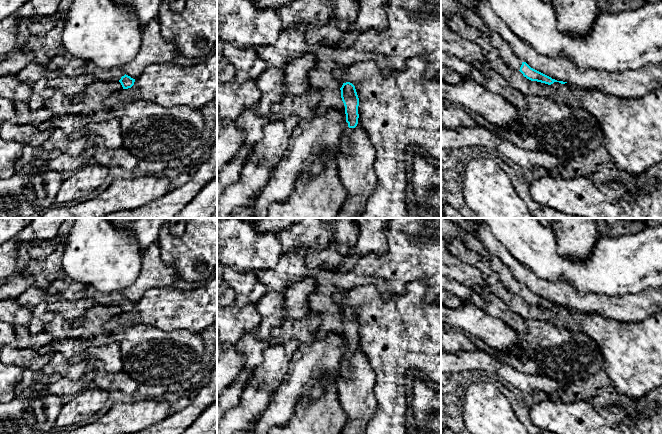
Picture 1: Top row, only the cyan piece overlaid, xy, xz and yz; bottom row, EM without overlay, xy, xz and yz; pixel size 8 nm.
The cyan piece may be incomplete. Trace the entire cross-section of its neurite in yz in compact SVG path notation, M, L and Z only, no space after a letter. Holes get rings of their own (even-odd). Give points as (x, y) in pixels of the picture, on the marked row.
M441 0L441 14L446 18L452 15L460 15L470 26L475 27L490 38L490 44L496 48L503 60L514 70L520 71L524 77L531 81L537 81L548 85L554 82L565 84L531 68L526 62L522 62L511 50L510 46L501 36L490 30L481 19L477 11L470 9L457 0Z

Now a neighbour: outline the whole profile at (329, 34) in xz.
M330 18L323 26L308 26L305 39L310 48L333 46L347 48L359 36L359 32L349 32L338 28L338 20Z

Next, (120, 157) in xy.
M99 141L95 145L93 162L105 167L123 167L129 171L136 169L139 160L123 146L115 149L107 148Z

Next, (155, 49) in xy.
M154 19L144 28L136 56L121 68L126 75L136 80L150 65L171 63L176 53L175 43L163 37L158 19Z

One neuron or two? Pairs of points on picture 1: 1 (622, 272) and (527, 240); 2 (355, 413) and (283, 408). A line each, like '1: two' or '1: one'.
1: one
2: two

